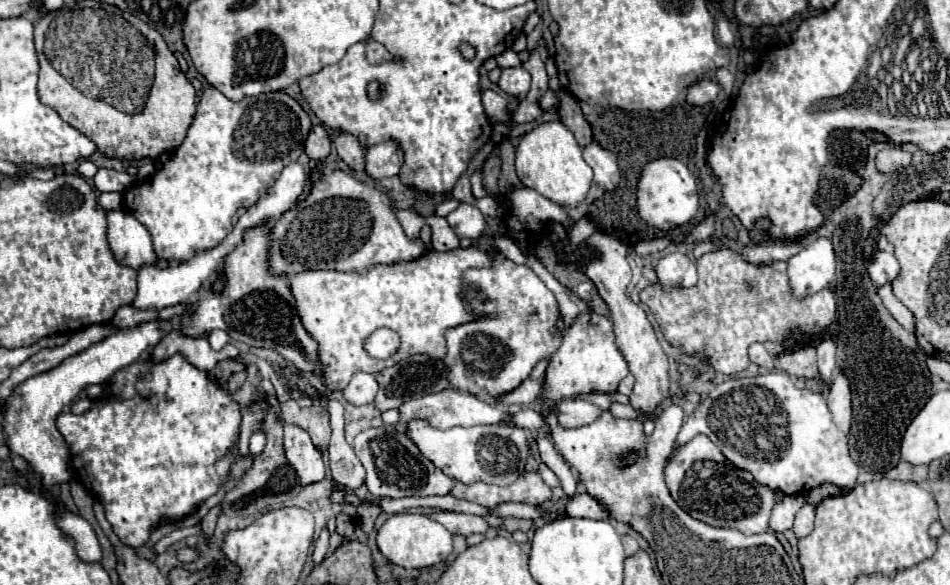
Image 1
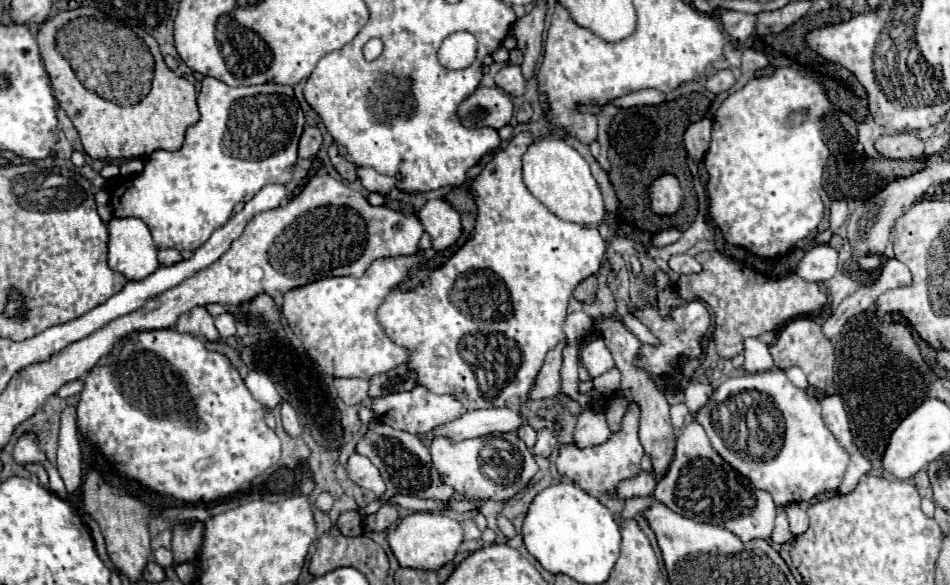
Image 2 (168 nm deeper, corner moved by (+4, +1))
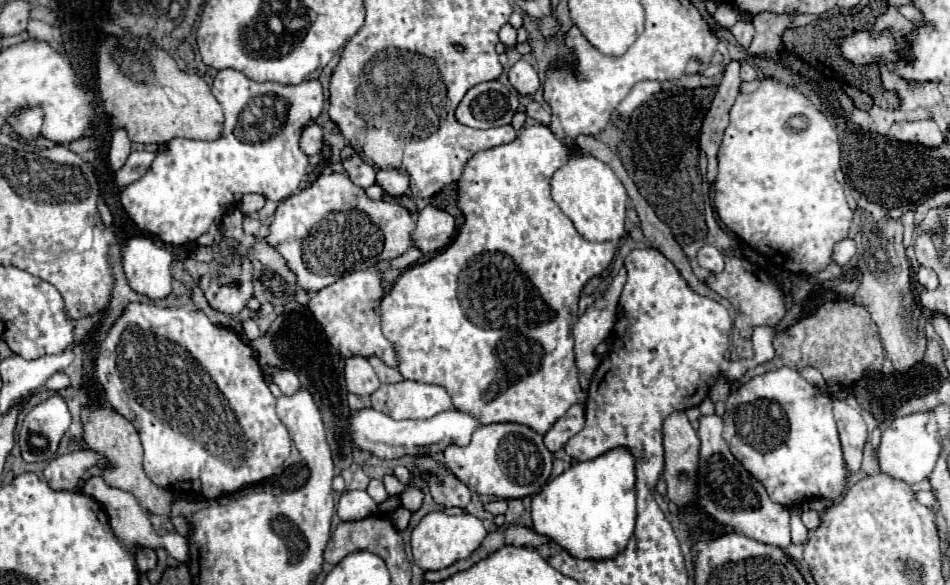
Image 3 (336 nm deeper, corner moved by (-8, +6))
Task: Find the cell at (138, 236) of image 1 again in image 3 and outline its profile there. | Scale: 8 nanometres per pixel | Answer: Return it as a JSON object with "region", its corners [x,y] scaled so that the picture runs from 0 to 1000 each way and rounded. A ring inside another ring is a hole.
{"region":[[[156,403],[137,407],[131,421],[131,431],[128,431],[131,468],[135,475],[137,492],[145,503],[152,503],[156,513],[171,513],[181,503],[181,468],[179,468],[181,444],[183,444],[183,434]]]}

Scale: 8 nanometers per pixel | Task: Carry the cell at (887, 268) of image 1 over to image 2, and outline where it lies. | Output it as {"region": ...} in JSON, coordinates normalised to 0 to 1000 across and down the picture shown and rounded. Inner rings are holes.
{"region":[[[945,443],[931,446],[926,463],[914,484],[909,484],[901,504],[891,508],[882,521],[882,528],[872,542],[872,549],[865,556],[867,576],[878,579],[895,542],[912,532],[931,497],[952,491],[956,487],[956,480],[960,480],[960,474],[958,474],[958,460],[952,450],[947,450]]]}

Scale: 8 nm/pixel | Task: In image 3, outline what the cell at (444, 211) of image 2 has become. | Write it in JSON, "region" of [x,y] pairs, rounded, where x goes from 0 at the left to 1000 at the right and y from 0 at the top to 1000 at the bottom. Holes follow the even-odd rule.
{"region":[[[448,352],[442,359],[442,369],[438,376],[438,390],[434,397],[434,417],[446,434],[459,431],[474,414],[478,393],[480,393],[478,369],[457,352]]]}

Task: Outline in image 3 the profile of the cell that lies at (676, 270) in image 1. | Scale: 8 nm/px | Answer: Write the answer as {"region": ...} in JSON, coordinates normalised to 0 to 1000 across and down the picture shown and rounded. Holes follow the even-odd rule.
{"region":[[[739,421],[735,427],[733,444],[739,458],[745,458],[747,465],[760,465],[762,462],[762,438],[752,421]]]}

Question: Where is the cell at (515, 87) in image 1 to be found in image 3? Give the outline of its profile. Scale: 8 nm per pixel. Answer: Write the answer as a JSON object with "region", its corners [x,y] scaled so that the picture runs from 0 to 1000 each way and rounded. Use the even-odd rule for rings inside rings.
{"region":[[[545,103],[537,123],[535,123],[535,133],[537,133],[537,144],[545,154],[545,161],[549,164],[560,164],[566,150],[568,150],[568,140],[566,140],[566,126],[564,120],[558,113],[558,106],[554,103]]]}

